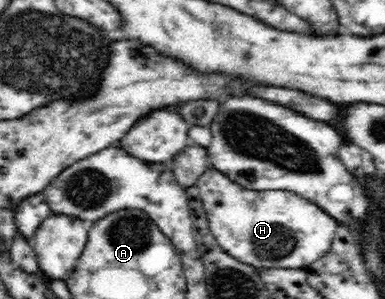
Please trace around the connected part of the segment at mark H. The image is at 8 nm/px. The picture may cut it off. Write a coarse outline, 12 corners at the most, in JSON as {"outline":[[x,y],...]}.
{"outline":[[209,166],[209,231],[257,269],[328,255],[337,223],[291,191],[247,191]]}

